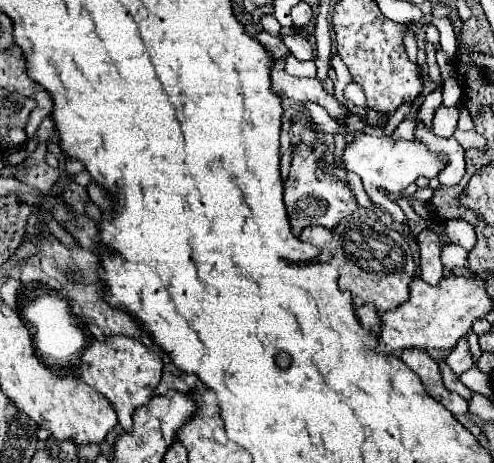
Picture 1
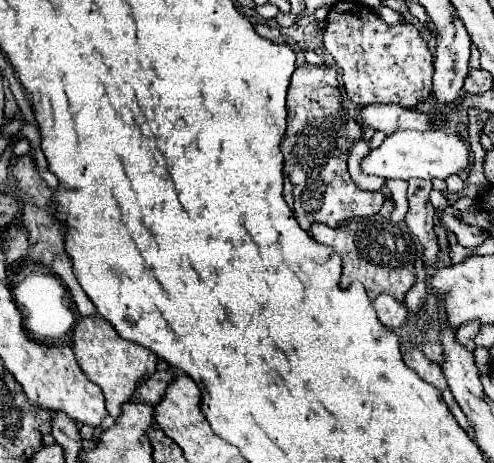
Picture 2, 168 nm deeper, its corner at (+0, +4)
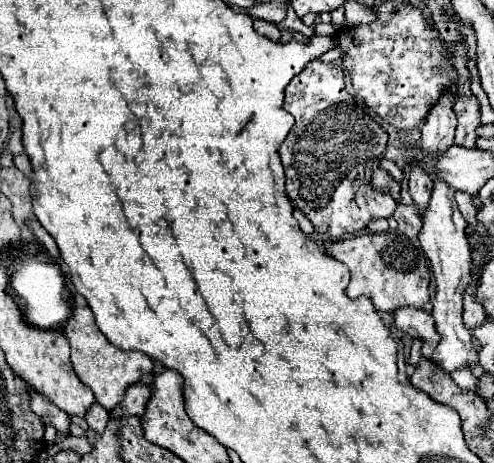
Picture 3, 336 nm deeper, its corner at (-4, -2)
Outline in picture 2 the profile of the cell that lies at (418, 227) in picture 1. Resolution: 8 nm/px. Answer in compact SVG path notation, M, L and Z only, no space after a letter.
M416 257L415 271L417 280L414 286L407 292L404 303L410 313L419 312L427 298L426 271L423 261Z

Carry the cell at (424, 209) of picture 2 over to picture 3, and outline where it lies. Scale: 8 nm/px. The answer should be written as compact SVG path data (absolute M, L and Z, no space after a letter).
M413 170L409 176L409 194L411 194L413 204L417 206L421 218L425 216L425 212L429 208L431 190L433 190L433 180L427 178L427 174L423 174L423 170Z

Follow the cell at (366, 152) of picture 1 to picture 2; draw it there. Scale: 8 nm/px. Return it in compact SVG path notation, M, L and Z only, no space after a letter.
M401 130L387 136L381 148L371 150L371 154L361 162L365 174L375 174L381 178L449 178L451 174L459 174L469 166L469 150L455 134L447 132L417 132L417 130Z

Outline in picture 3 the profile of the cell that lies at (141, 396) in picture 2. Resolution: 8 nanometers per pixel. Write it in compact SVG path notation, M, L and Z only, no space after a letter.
M135 384L129 386L123 402L111 410L111 418L125 418L125 416L141 416L145 412L145 406L151 398L151 386L147 384Z

